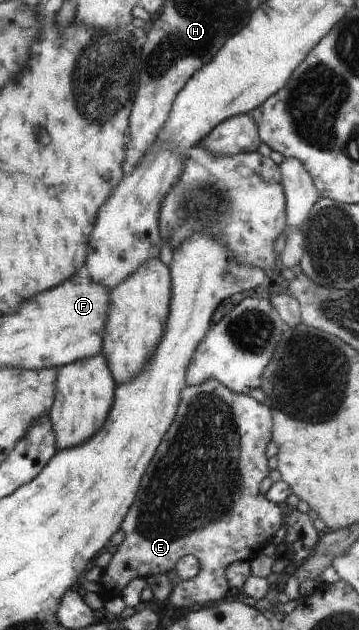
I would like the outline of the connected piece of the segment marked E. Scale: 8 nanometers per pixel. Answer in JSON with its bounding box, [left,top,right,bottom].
[98,379,282,606]

